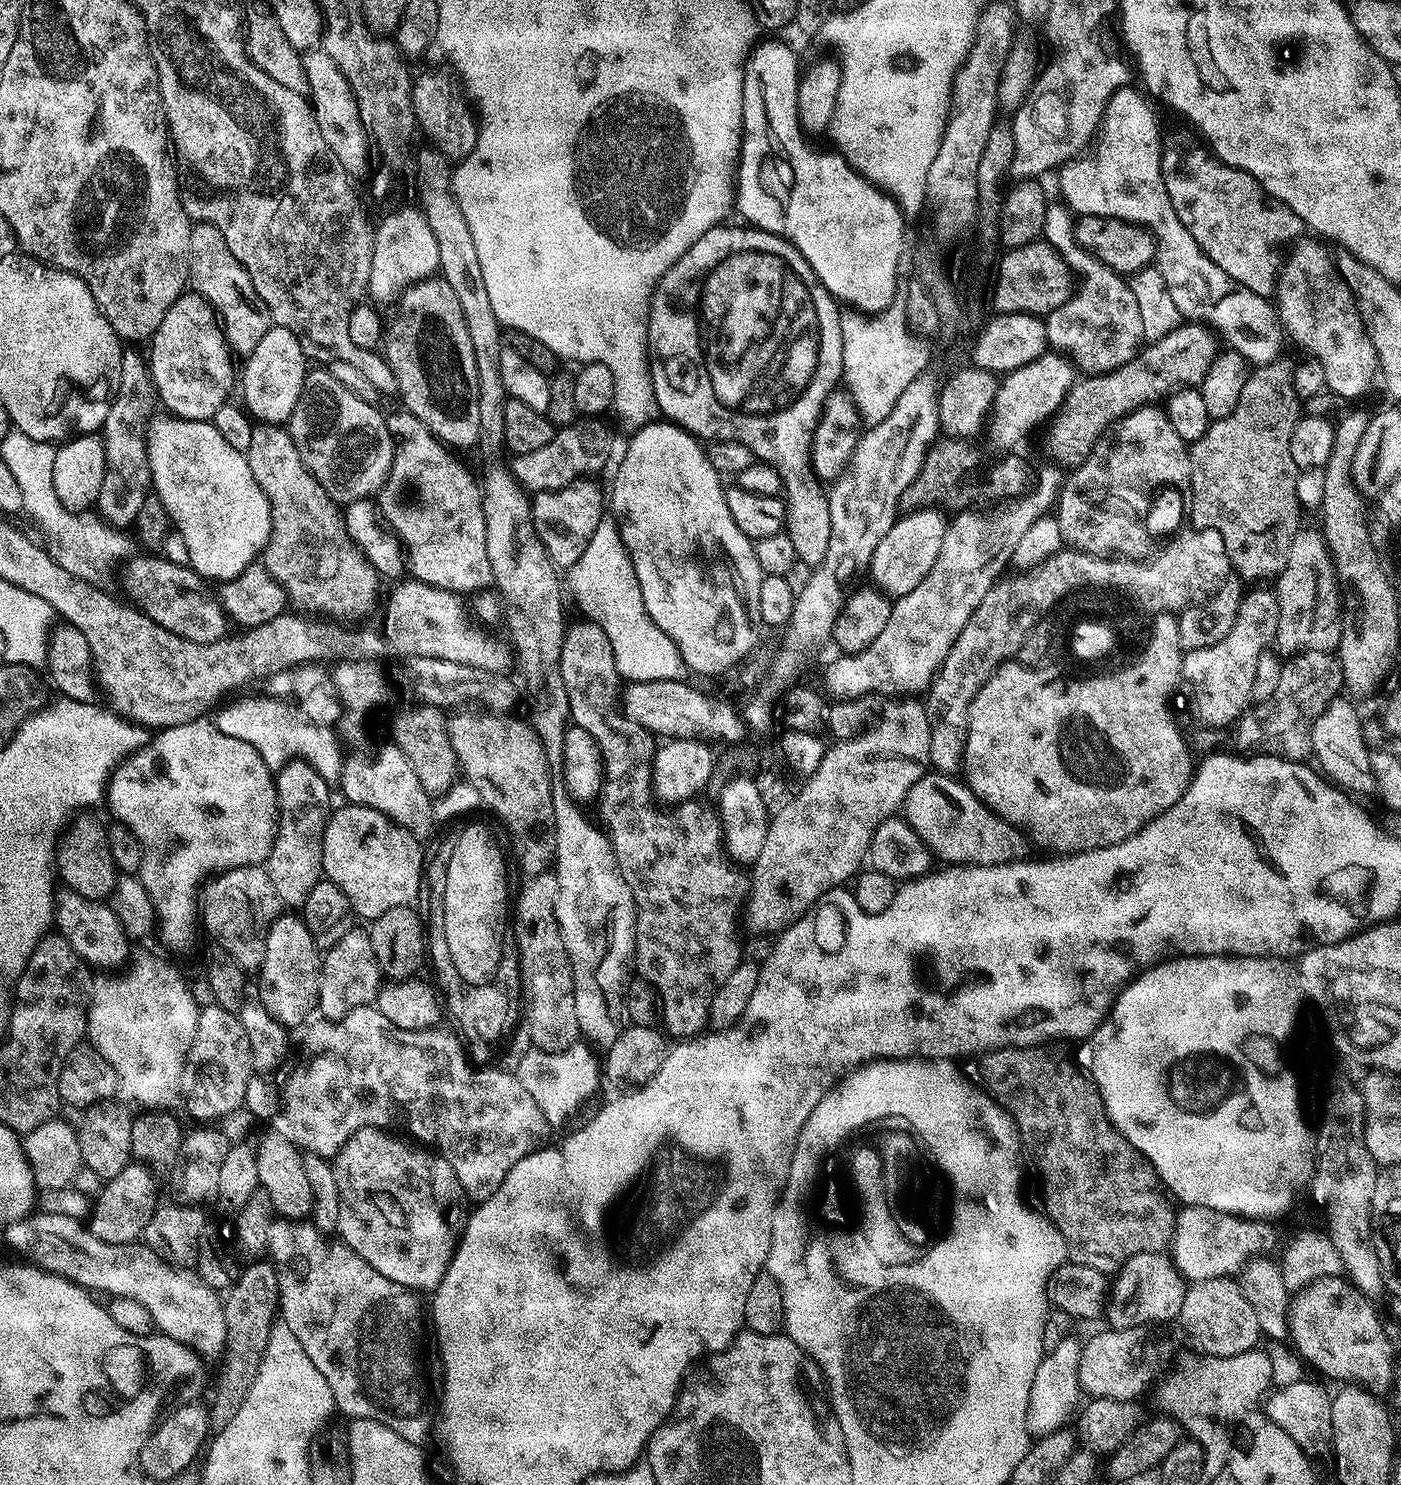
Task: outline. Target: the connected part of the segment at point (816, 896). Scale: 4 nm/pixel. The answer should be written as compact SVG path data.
M916 698L893 699L885 703L888 705L884 713L881 716L879 713L875 723L860 735L835 741L825 747L818 770L814 770L814 774L801 783L804 785L796 788L794 795L771 815L765 845L750 868L750 890L748 886L742 908L742 924L744 922L748 931L754 934L782 932L798 916L811 909L825 893L845 885L861 871L874 829L903 807L910 786L914 786L918 778L928 775L930 771L932 727L924 704L918 701Z

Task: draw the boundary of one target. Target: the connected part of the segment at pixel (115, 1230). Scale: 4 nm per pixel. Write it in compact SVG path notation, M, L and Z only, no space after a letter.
M129 1162L122 1174L111 1177L101 1187L99 1195L91 1201L92 1217L87 1217L86 1220L90 1234L111 1244L137 1243L143 1237L144 1227L148 1225L158 1207L155 1179L157 1180L157 1177L139 1162Z

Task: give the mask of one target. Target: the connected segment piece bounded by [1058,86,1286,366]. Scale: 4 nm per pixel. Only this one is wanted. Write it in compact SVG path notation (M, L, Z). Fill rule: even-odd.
M1127 86L1117 89L1105 106L1103 119L1098 129L1100 145L1096 148L1094 160L1075 158L1068 161L1059 169L1060 192L1063 203L1073 213L1080 216L1109 216L1138 224L1147 228L1156 238L1156 258L1161 276L1166 282L1172 303L1181 312L1183 319L1188 322L1199 322L1207 326L1219 339L1225 340L1227 347L1237 352L1248 361L1249 365L1259 366L1274 362L1281 355L1280 347L1286 344L1286 333L1280 323L1278 309L1269 297L1254 294L1254 290L1246 290L1219 266L1214 266L1210 258L1194 242L1194 234L1178 222L1178 214L1174 214L1174 206L1170 202L1170 194L1166 194L1166 182L1162 182L1162 131L1160 120L1154 109L1148 105L1149 97L1139 87Z

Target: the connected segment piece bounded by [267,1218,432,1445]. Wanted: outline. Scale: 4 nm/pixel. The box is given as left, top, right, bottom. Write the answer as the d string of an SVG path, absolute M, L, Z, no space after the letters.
M273 1219L270 1226L270 1242L268 1243L267 1255L270 1257L270 1262L276 1268L276 1273L278 1274L278 1286L280 1287L278 1312L282 1317L282 1323L287 1331L294 1334L294 1338L298 1338L306 1358L310 1358L310 1362L314 1362L314 1366L318 1366L318 1371L322 1374L322 1378L326 1378L326 1386L330 1386L330 1394L336 1403L335 1411L337 1413L341 1412L344 1416L353 1416L354 1419L361 1420L361 1422L376 1420L382 1426L394 1430L394 1434L406 1438L406 1442L419 1445L421 1443L420 1439L424 1436L424 1431L432 1424L432 1412L428 1409L428 1376L424 1373L425 1305L424 1308L420 1305L421 1297L413 1289L402 1286L398 1282L390 1282L390 1278L378 1274L378 1270L374 1270L374 1266L370 1266L370 1262L363 1260L353 1248L349 1248L343 1242L331 1244L328 1240L331 1239L325 1233L319 1232L315 1224L307 1219Z

